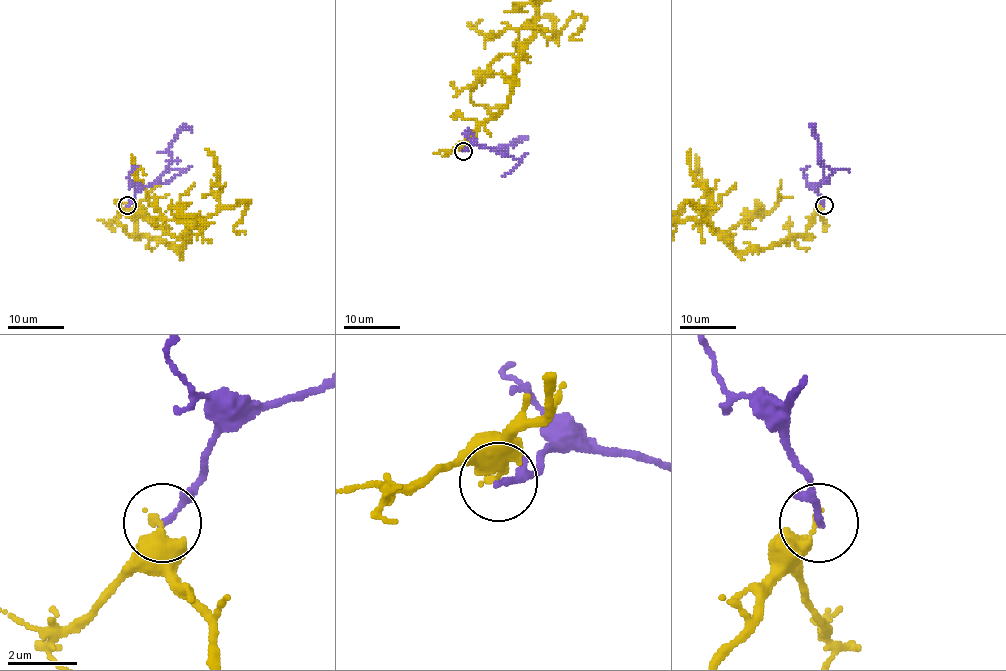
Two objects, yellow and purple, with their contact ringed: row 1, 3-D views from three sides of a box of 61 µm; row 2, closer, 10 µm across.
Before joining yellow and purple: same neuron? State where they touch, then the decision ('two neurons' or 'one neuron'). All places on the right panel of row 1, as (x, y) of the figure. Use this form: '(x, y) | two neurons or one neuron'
(824, 205) | two neurons

